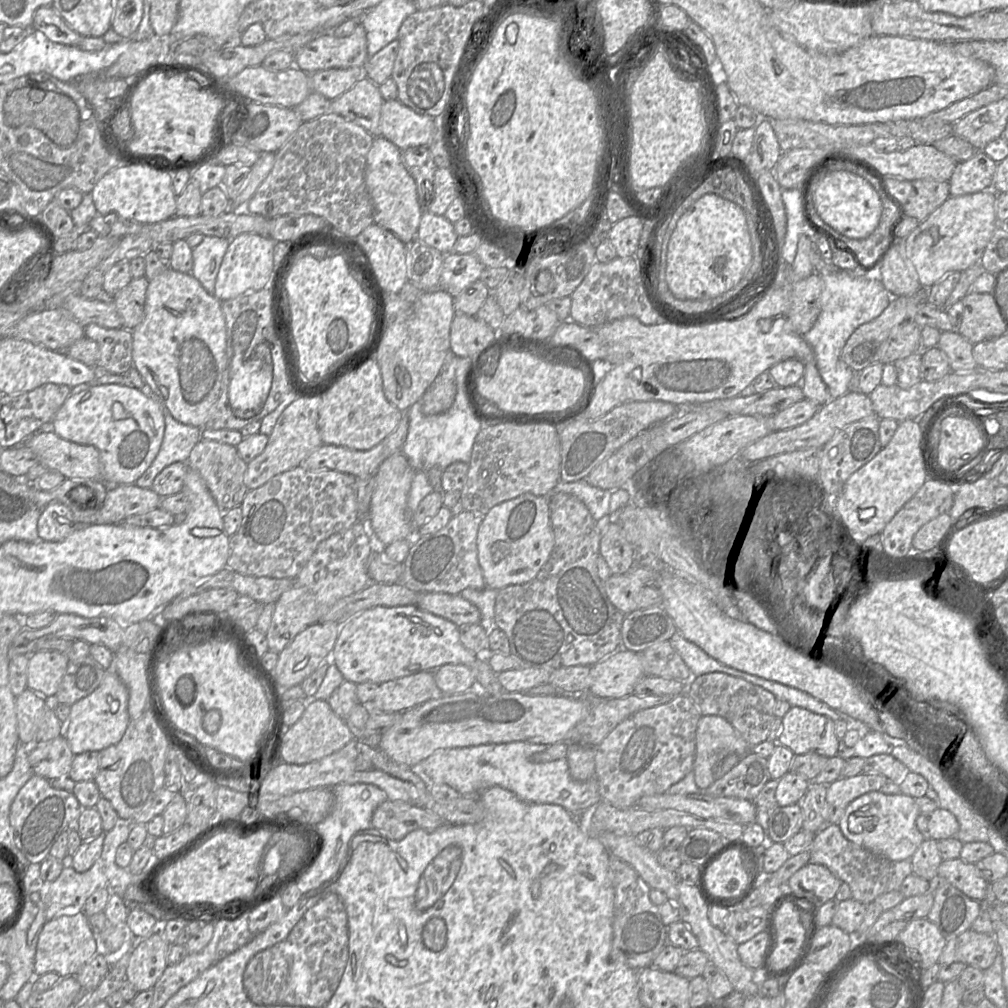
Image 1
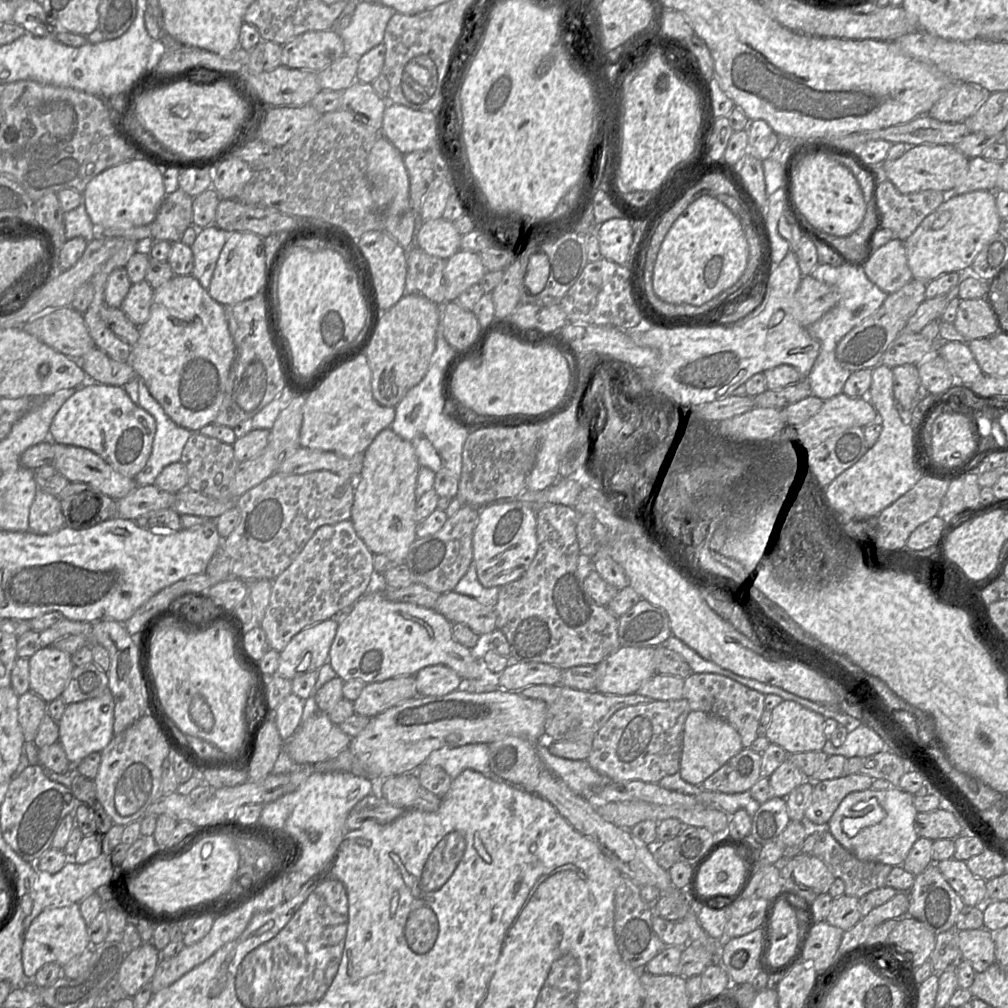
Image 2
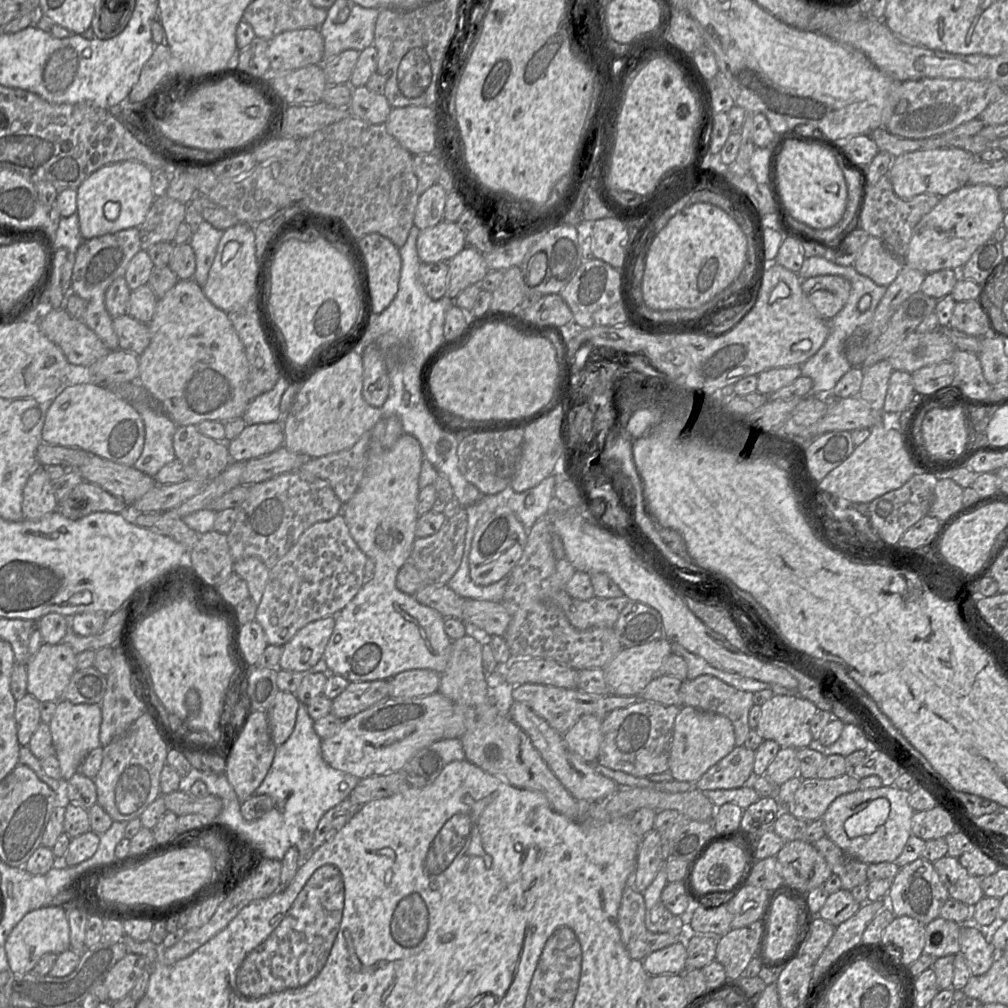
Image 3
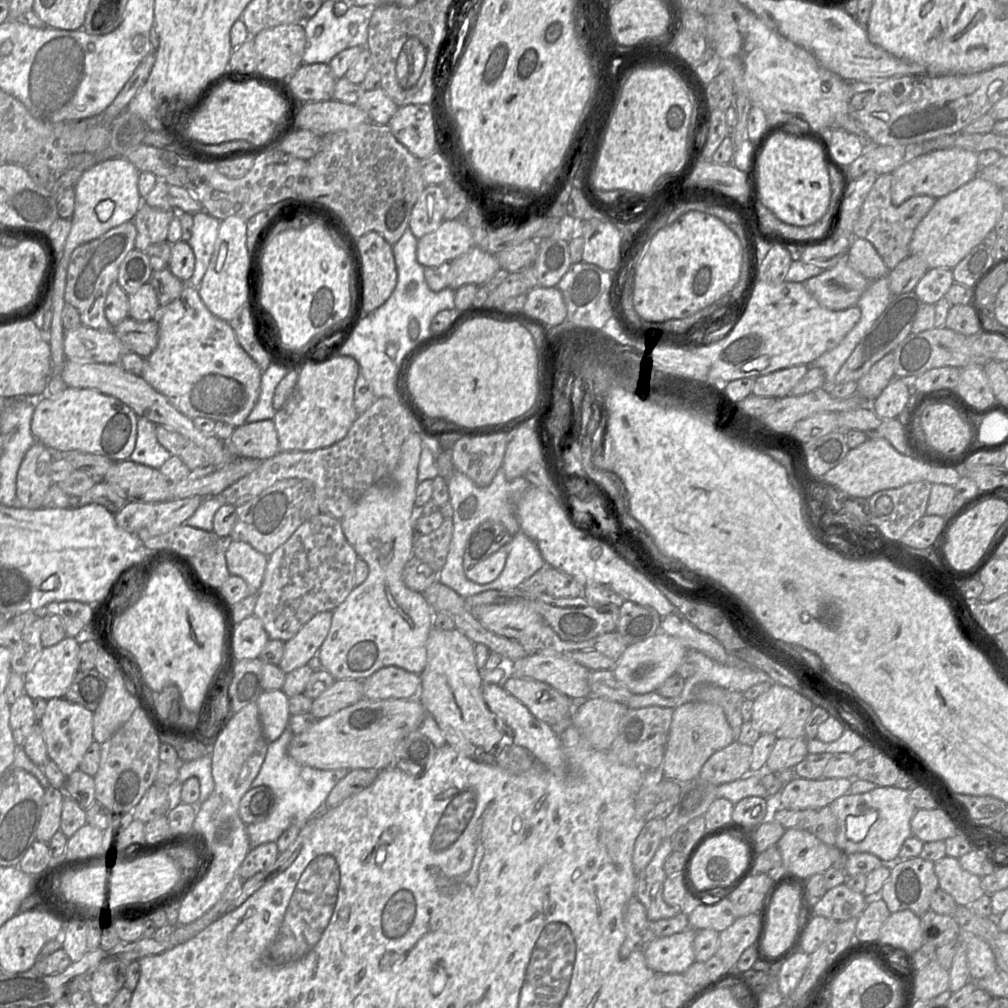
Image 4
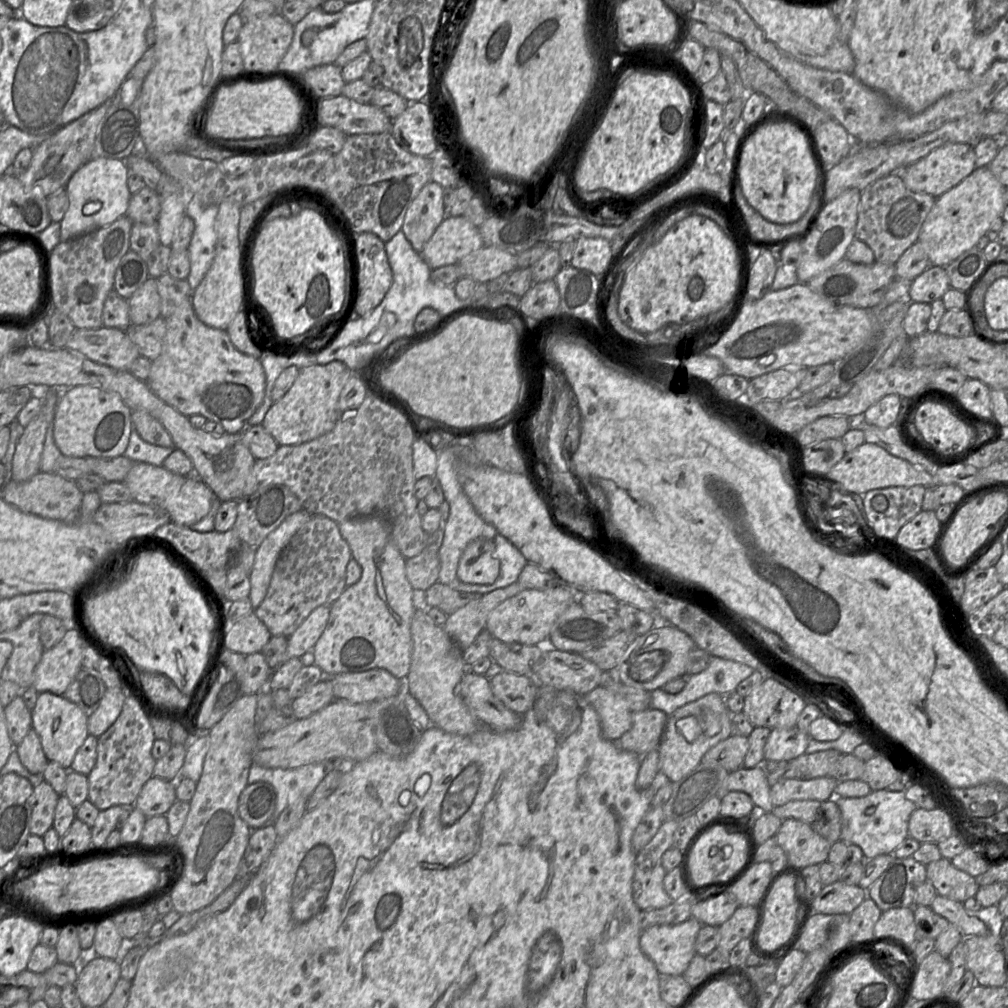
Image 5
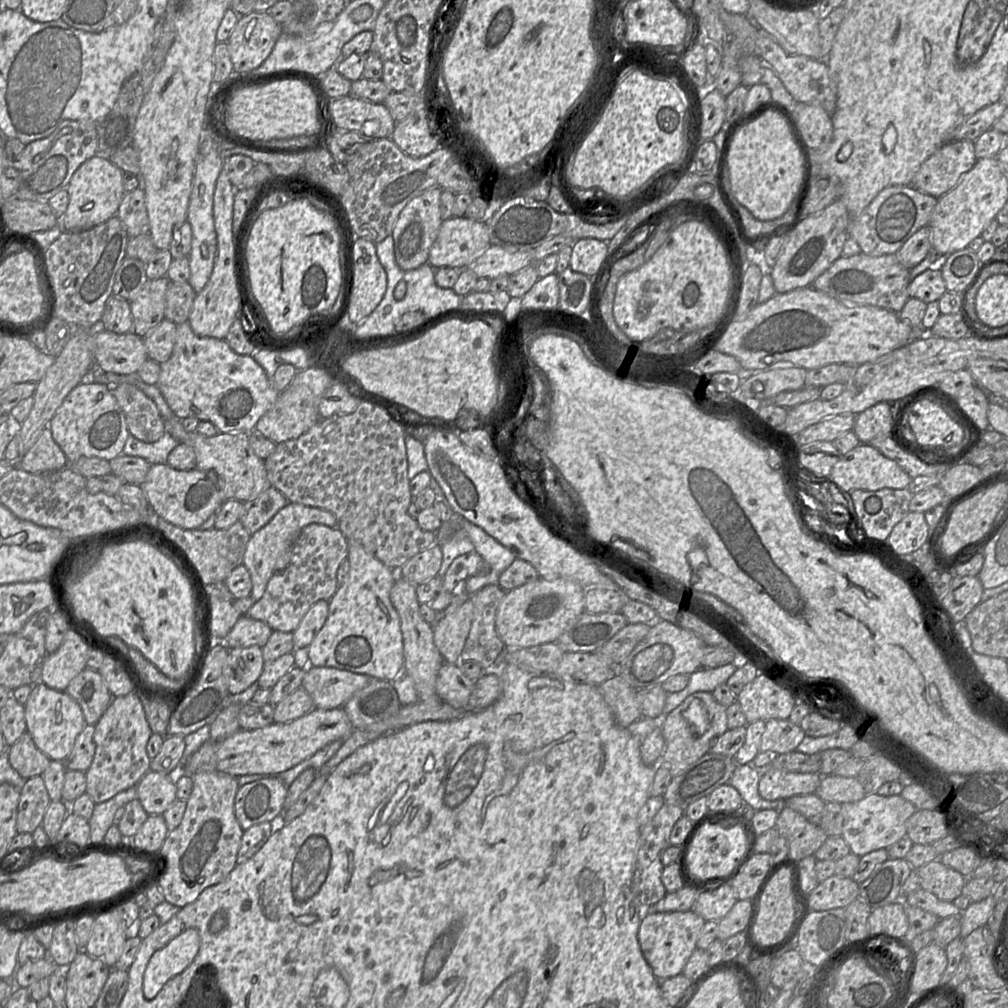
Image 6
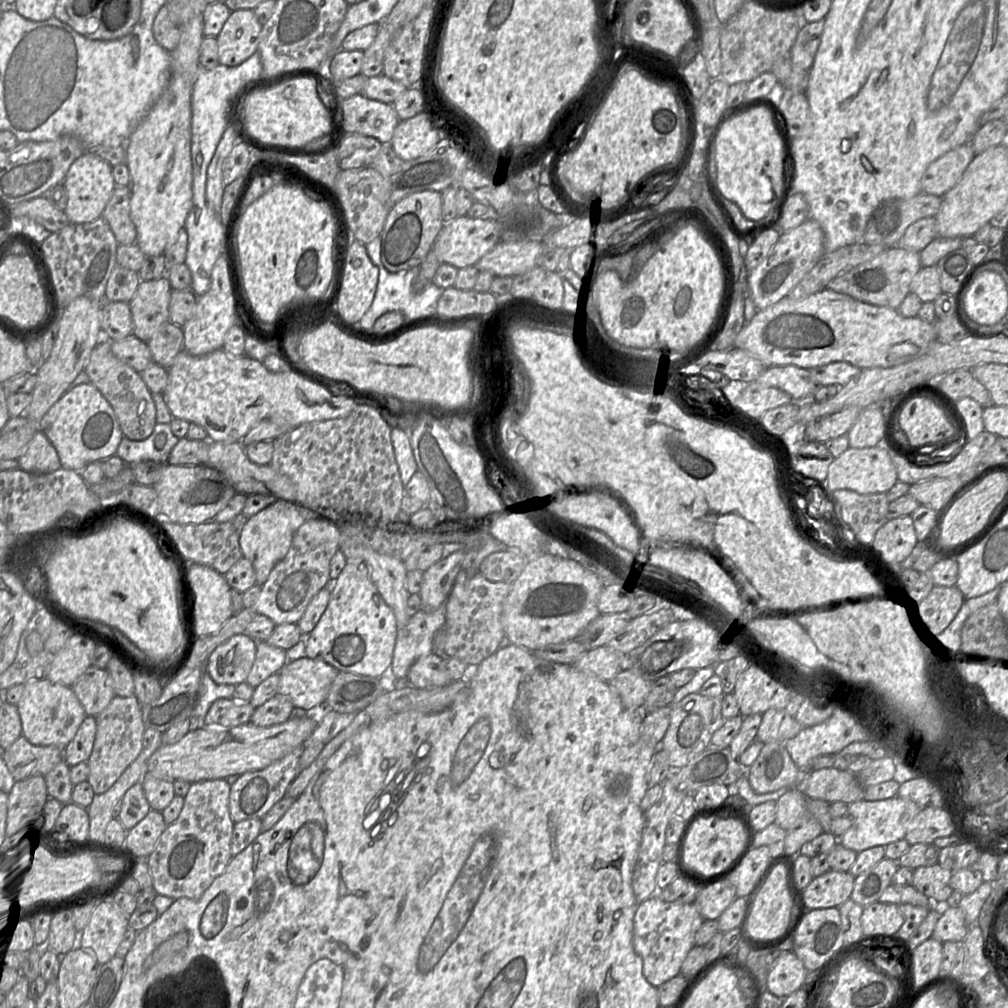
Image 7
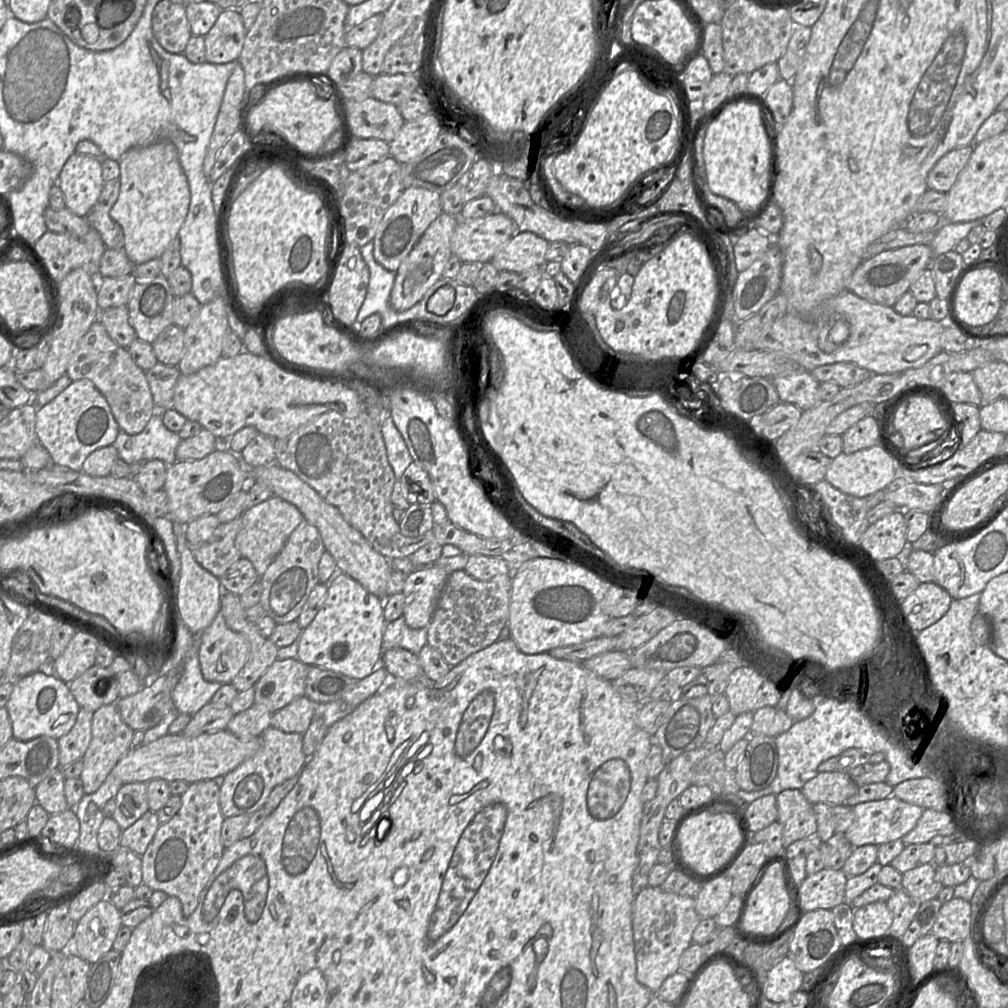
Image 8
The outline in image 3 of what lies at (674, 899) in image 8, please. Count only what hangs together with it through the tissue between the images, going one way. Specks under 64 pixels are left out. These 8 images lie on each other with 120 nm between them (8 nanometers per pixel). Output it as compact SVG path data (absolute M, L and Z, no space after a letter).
M677 942L660 950L654 951L643 960L643 966L650 976L683 975L686 971L686 942Z

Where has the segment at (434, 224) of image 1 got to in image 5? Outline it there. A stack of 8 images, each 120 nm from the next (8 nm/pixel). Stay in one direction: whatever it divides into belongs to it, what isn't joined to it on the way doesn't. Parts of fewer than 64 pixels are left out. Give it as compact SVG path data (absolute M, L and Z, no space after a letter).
M464 216L446 217L424 245L421 256L431 269L457 264L463 257L484 246L479 228Z

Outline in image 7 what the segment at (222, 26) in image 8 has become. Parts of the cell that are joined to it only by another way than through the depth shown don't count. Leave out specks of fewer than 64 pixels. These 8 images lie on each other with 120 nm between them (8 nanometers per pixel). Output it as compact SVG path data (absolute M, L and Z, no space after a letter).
M253 9L232 11L216 37L219 63L237 66L252 56L258 49L262 26Z

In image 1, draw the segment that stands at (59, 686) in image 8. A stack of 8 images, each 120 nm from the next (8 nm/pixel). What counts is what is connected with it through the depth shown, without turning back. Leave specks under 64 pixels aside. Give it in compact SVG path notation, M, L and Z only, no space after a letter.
M113 669L106 674L96 690L71 705L69 718L64 727L64 737L74 755L84 752L100 752L117 744L123 737L129 723L129 693Z

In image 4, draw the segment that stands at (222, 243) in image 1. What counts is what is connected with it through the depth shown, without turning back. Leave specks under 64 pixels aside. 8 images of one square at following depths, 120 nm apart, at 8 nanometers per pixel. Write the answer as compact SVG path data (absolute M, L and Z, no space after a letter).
M206 211L193 214L192 235L188 244L195 255L195 266L189 284L196 288L201 284L210 263L219 227L220 220Z

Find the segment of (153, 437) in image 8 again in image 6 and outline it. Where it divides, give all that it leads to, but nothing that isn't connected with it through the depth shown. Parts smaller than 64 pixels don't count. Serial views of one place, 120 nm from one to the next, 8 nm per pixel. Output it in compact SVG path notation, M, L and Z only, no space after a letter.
M166 431L159 440L152 443L140 441L130 434L125 442L122 454L141 457L151 465L164 464L169 453L178 444L179 441Z

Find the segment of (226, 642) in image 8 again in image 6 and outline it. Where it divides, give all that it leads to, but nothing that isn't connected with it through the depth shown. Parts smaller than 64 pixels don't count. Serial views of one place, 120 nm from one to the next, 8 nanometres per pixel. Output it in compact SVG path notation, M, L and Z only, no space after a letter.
M259 646L230 649L223 666L223 676L230 694L239 694L257 682L264 663Z

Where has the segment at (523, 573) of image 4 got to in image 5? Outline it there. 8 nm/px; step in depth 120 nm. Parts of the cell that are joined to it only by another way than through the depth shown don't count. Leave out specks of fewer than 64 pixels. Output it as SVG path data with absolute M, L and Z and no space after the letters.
M499 533L493 538L493 541L495 543L493 557L500 561L498 578L492 584L467 586L467 589L461 589L461 592L485 594L517 582L522 569L528 563L527 560L508 539Z

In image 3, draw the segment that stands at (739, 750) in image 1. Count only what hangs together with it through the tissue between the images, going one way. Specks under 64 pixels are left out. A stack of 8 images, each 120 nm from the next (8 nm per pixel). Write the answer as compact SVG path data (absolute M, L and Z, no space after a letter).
M683 705L674 722L668 771L675 781L695 783L735 747L734 728L727 717Z

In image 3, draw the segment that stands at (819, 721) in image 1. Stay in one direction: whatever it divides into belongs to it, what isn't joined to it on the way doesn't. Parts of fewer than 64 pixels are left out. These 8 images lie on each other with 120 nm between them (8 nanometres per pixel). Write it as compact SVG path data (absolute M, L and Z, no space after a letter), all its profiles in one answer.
M774 695L760 708L756 731L764 740L774 740L780 747L801 749L809 746L813 740L810 721L818 710L814 703L800 696Z

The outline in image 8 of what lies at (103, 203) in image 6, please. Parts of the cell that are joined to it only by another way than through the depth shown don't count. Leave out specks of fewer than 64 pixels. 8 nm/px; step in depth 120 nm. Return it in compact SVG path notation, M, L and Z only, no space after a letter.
M75 152L64 164L57 185L72 213L86 217L97 202L104 186L102 161Z

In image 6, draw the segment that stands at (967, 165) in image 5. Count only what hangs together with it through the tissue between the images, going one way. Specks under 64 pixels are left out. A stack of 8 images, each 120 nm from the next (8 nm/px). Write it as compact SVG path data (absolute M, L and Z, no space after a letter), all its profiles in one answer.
M974 141L945 143L920 166L912 185L925 194L941 198L958 184L976 160Z

